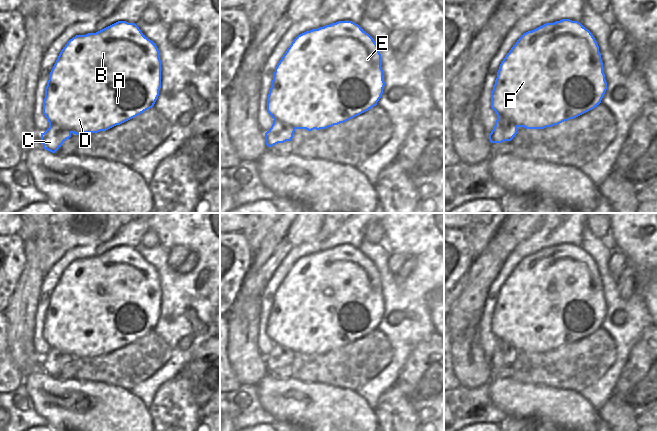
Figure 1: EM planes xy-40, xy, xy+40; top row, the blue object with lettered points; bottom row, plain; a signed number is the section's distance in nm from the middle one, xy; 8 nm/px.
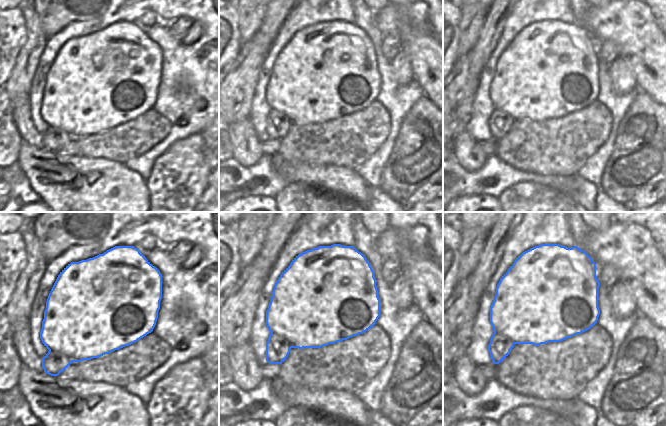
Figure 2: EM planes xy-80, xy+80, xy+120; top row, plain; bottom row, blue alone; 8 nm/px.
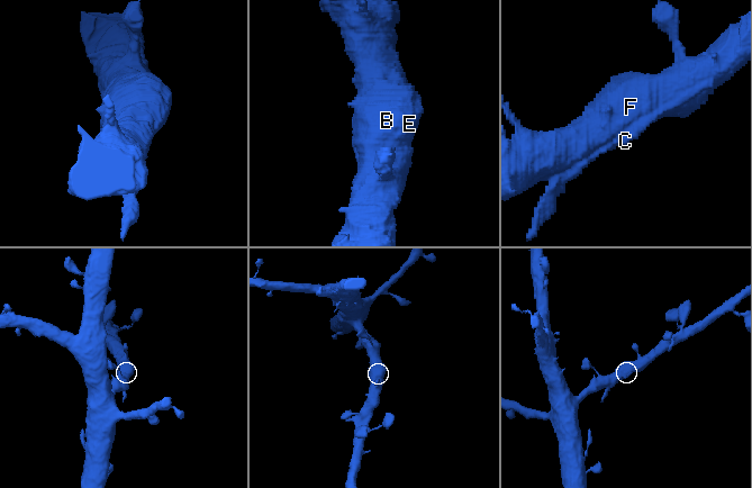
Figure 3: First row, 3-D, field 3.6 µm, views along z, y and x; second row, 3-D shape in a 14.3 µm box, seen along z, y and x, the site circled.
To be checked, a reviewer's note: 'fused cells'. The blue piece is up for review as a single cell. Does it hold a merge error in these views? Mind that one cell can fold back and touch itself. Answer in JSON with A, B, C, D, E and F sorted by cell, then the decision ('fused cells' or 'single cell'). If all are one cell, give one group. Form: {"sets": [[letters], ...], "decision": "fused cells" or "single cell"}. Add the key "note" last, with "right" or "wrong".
{"sets": [["A", "B", "D", "E", "F"], ["C"]], "decision": "fused cells", "note": "right"}

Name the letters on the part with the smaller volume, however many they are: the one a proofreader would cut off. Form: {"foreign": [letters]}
{"foreign": ["C"]}

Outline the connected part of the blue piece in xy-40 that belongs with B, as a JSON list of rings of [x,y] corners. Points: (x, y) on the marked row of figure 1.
[[[118,21],[96,33],[76,35],[61,50],[45,88],[43,114],[49,123],[71,133],[98,133],[152,108],[161,88],[161,60],[155,43],[135,23]]]

